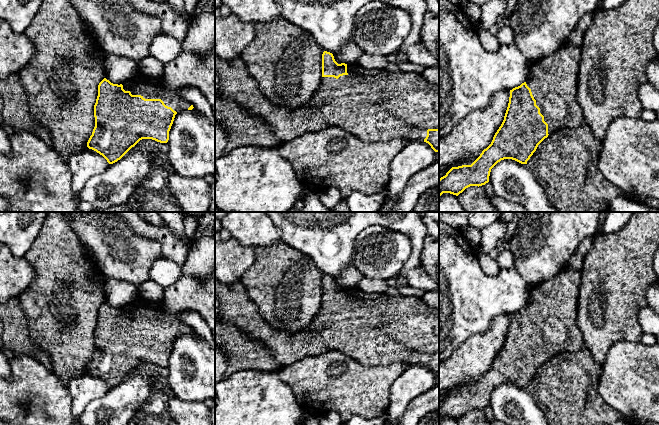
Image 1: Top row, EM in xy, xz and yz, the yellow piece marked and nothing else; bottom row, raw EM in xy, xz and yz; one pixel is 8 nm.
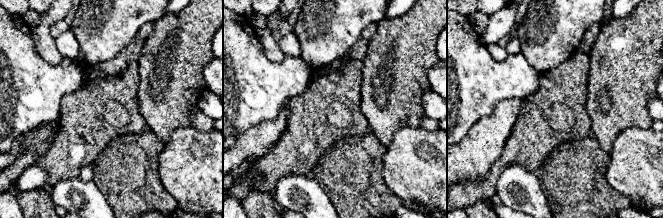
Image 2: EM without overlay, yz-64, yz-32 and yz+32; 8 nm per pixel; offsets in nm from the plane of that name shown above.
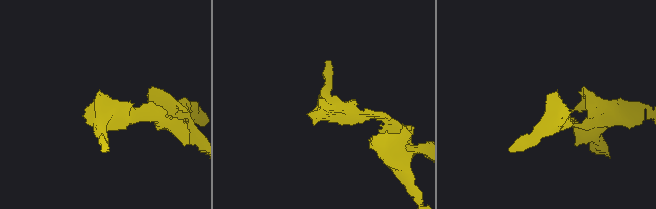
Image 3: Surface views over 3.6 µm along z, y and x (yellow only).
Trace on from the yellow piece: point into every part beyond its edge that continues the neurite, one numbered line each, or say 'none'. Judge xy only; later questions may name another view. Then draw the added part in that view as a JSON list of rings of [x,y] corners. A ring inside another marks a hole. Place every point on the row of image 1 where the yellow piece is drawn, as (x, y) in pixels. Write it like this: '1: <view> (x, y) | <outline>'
1: xy (140, 84) | [[[140,70],[122,85],[123,89],[130,91],[132,95],[141,95],[145,99],[161,99],[176,112],[187,110],[191,106],[188,100],[178,94],[177,88],[167,89],[162,77],[149,77]]]

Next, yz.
1: yz (553, 81) | [[[565,44],[548,57],[530,65],[526,80],[548,124],[548,134],[585,125],[577,100],[581,48]]]

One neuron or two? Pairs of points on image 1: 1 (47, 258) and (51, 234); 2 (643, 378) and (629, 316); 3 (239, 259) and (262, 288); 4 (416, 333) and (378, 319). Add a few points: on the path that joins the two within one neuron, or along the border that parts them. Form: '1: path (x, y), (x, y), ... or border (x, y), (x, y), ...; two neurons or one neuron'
1: path (51, 252), (51, 240); one neuron
2: border (639, 341), (618, 341), (612, 346); two neurons
3: border (255, 247), (255, 260), (239, 280); two neurons
4: path (407, 330), (387, 328); one neuron

